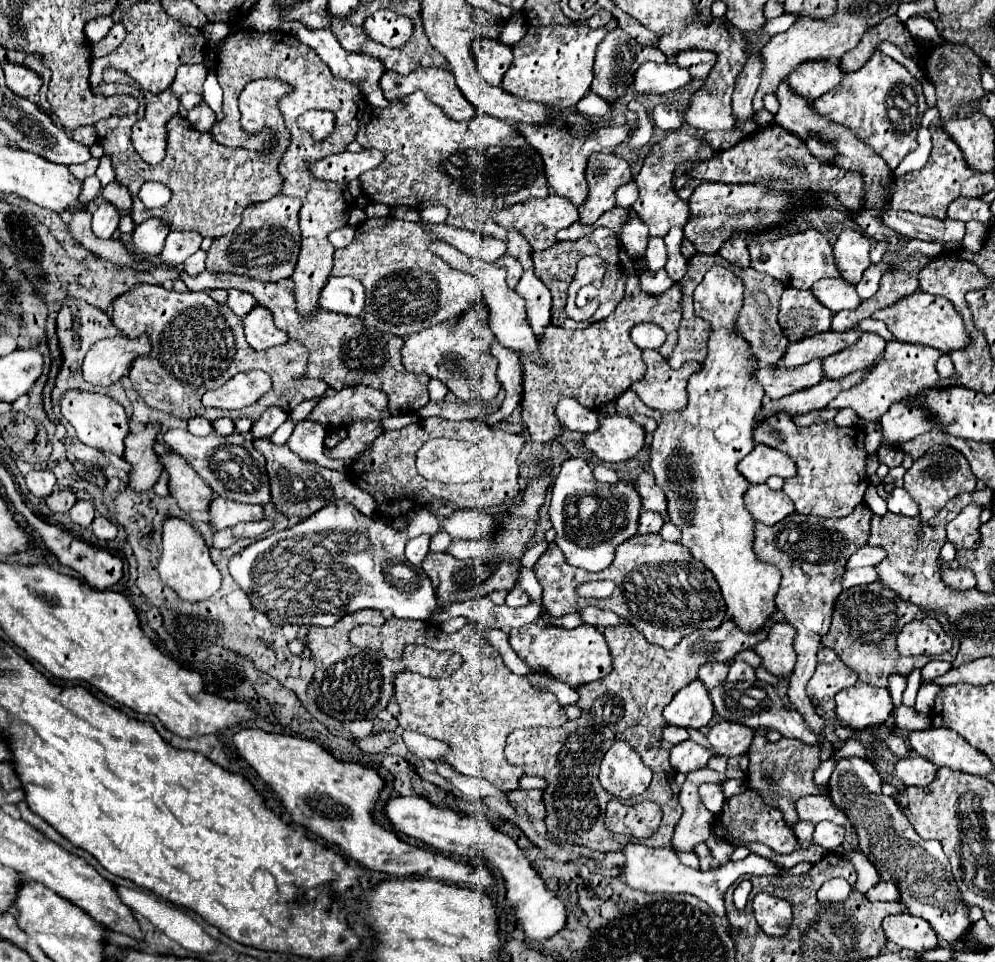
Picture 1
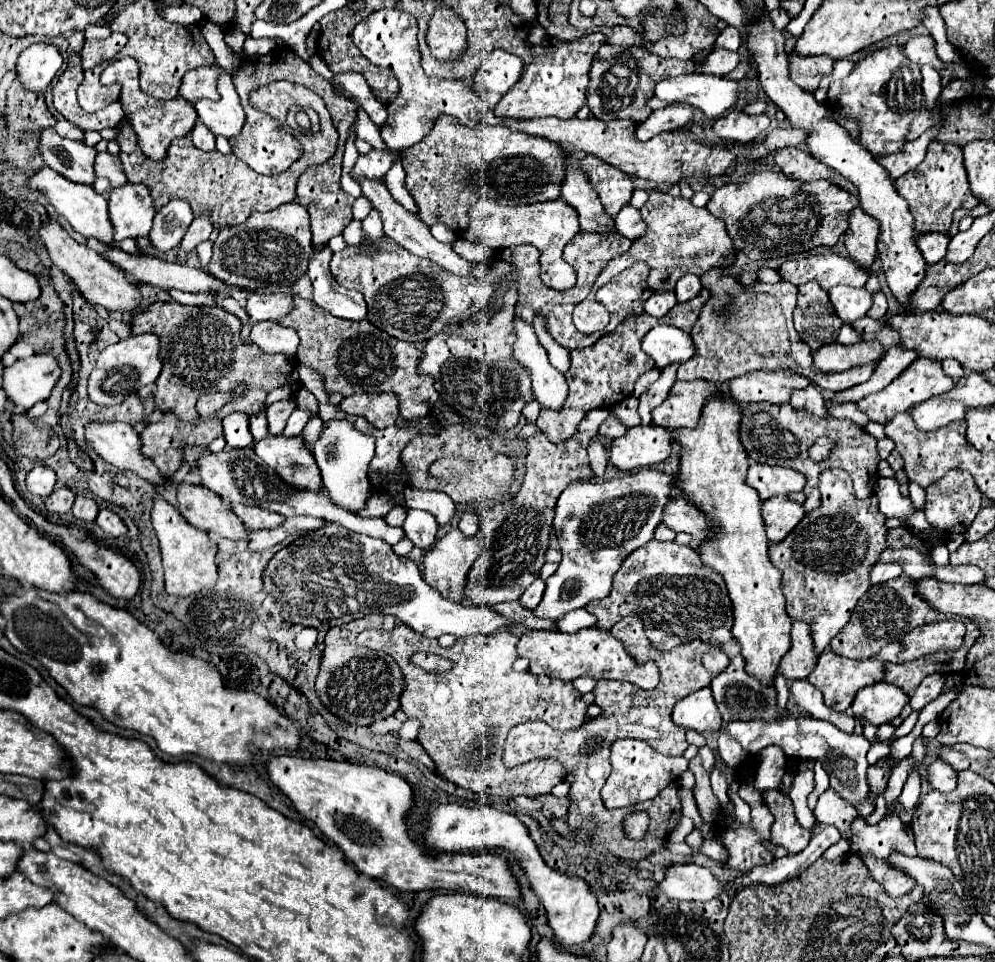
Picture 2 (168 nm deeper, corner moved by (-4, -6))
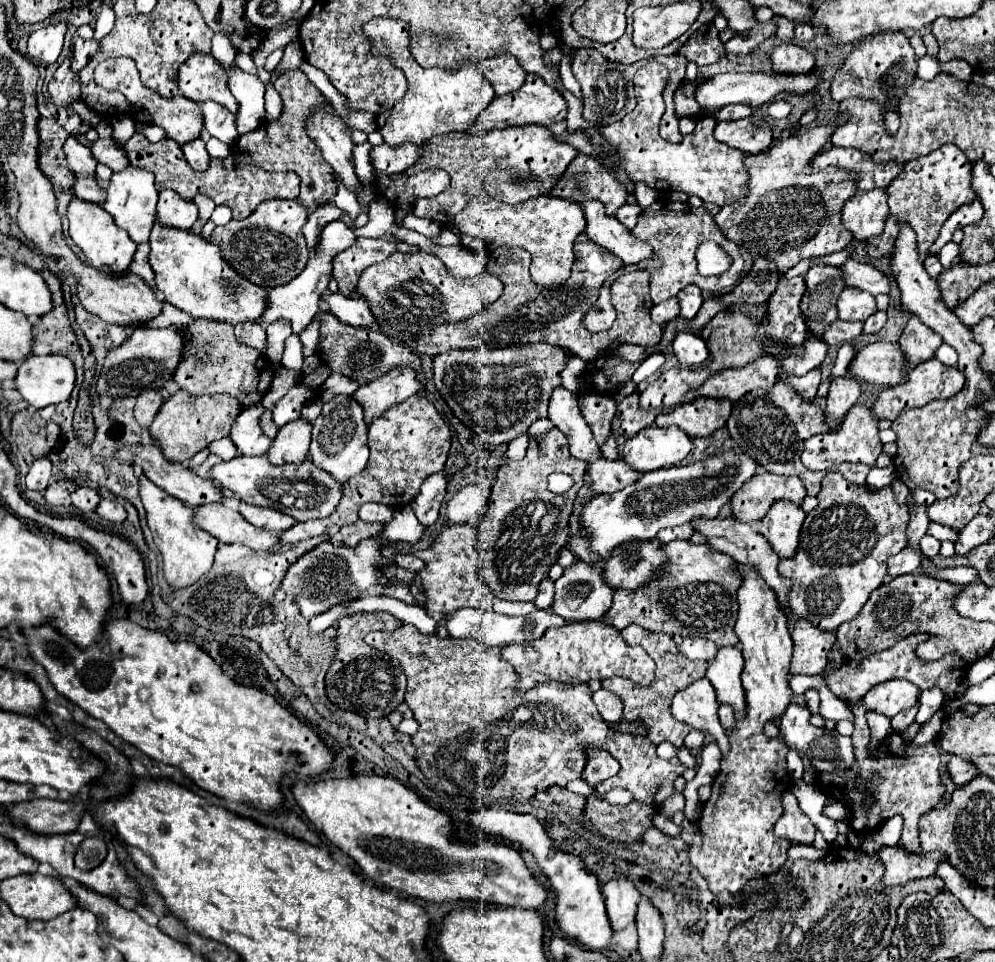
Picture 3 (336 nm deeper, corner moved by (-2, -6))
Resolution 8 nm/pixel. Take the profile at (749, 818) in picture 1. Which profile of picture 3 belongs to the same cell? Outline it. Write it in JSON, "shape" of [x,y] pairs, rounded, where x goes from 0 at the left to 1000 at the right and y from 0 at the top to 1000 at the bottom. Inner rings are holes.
{"shape":[[[795,823],[787,825],[787,848],[779,857],[779,869],[793,871],[797,877],[817,877],[821,861],[801,836]]]}

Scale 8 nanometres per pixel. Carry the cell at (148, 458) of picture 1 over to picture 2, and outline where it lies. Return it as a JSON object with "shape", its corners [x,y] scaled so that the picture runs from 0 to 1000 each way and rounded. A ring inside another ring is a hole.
{"shape":[[[216,407],[216,410],[204,410],[200,412],[200,420],[198,420],[198,428],[202,432],[200,441],[190,441],[190,439],[182,439],[176,430],[166,428],[164,435],[156,441],[148,441],[146,447],[142,449],[142,472],[146,476],[152,476],[156,480],[156,484],[162,489],[164,497],[170,497],[180,484],[182,484],[182,466],[196,462],[196,464],[210,464],[212,457],[216,457],[218,453],[224,451],[222,445],[222,437],[214,432],[214,428],[218,428],[220,424],[224,424],[230,416],[232,416],[232,407]]]}

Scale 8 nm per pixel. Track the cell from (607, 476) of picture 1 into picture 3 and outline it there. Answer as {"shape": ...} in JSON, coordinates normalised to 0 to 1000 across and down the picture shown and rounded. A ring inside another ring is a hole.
{"shape":[[[582,410],[582,424],[596,447],[596,453],[602,462],[614,451],[614,435],[618,430],[618,416],[608,414],[608,410]]]}

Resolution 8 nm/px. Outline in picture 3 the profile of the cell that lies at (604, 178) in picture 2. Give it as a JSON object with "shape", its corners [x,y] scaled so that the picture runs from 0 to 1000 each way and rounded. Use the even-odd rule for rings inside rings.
{"shape":[[[582,160],[566,179],[566,183],[562,185],[562,189],[554,195],[552,204],[558,206],[568,206],[568,208],[576,208],[576,210],[586,210],[586,208],[602,208],[608,214],[608,222],[616,225],[618,218],[622,214],[626,214],[630,210],[630,198],[624,189],[620,189],[618,185],[614,185],[614,179],[596,162],[590,160]]]}

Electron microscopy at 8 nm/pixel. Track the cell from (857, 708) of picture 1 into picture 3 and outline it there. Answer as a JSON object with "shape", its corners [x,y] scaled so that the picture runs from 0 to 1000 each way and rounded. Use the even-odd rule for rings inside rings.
{"shape":[[[908,705],[893,707],[873,717],[871,723],[867,726],[867,734],[869,738],[877,738],[891,746],[897,746],[902,740],[920,734],[924,728],[924,721],[926,717],[914,707],[908,707]]]}

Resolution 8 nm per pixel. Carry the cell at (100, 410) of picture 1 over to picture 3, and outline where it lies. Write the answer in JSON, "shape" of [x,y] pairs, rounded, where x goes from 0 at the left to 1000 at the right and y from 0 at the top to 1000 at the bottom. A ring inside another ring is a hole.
{"shape":[[[130,464],[130,466],[124,466],[120,468],[118,472],[120,478],[124,480],[132,480],[132,482],[138,482],[144,486],[146,495],[158,503],[160,507],[164,507],[168,514],[180,518],[182,522],[186,522],[188,526],[192,528],[200,528],[204,524],[212,524],[212,522],[222,522],[224,520],[224,509],[220,505],[216,505],[210,497],[202,497],[198,495],[194,489],[186,486],[182,480],[172,480],[164,474],[164,470],[156,464]]]}

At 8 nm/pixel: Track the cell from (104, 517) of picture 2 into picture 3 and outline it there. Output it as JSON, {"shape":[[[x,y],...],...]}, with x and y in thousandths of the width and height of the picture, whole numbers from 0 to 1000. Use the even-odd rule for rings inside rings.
{"shape":[[[102,520],[97,526],[97,534],[110,543],[124,543],[128,538],[126,528],[116,520]]]}

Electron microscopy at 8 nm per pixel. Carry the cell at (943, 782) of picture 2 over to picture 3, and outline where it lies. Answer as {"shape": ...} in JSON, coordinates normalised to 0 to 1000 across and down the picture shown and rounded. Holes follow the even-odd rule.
{"shape":[[[958,786],[952,798],[954,798],[956,809],[958,809],[958,813],[960,813],[962,817],[968,817],[968,815],[976,813],[976,811],[984,805],[984,800],[980,798],[980,794],[974,792],[974,790],[968,790],[966,786]]]}

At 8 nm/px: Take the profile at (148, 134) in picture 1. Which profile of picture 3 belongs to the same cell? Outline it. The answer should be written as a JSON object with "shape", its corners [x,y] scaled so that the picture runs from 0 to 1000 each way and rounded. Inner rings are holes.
{"shape":[[[112,60],[112,62],[102,64],[95,71],[95,85],[106,94],[118,94],[118,96],[126,98],[126,102],[134,108],[134,116],[136,116],[136,119],[132,119],[134,123],[148,125],[156,131],[166,133],[168,143],[180,148],[182,152],[200,143],[200,139],[204,135],[204,119],[202,119],[200,108],[182,98],[178,98],[174,102],[162,102],[160,98],[156,98],[154,94],[144,89],[140,75],[136,71],[136,64],[132,64],[132,60]],[[144,116],[148,116],[148,119],[144,119]]]}

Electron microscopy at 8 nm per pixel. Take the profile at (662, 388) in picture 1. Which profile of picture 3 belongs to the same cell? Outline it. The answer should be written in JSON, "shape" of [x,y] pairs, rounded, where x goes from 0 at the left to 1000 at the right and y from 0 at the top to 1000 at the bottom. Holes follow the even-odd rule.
{"shape":[[[701,414],[694,420],[680,422],[674,430],[662,430],[658,441],[664,445],[682,443],[694,455],[713,453],[719,447],[727,445],[735,430],[733,416],[719,416],[719,414]]]}

